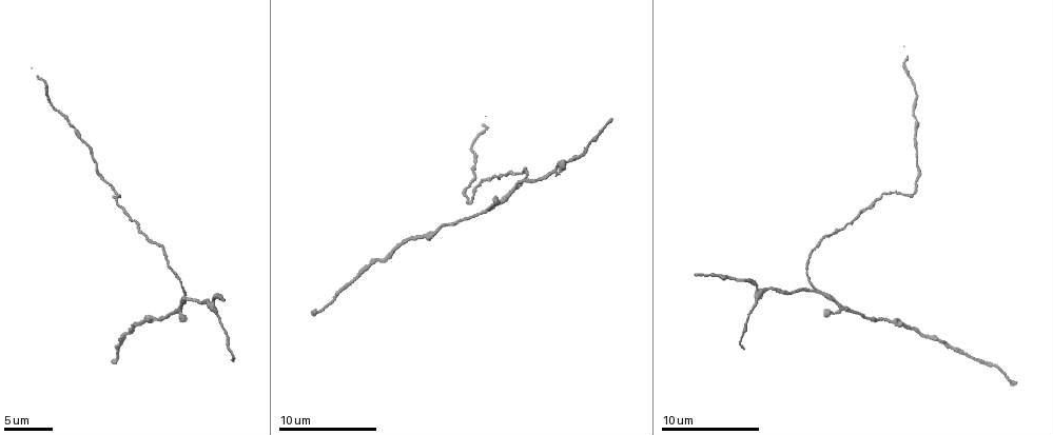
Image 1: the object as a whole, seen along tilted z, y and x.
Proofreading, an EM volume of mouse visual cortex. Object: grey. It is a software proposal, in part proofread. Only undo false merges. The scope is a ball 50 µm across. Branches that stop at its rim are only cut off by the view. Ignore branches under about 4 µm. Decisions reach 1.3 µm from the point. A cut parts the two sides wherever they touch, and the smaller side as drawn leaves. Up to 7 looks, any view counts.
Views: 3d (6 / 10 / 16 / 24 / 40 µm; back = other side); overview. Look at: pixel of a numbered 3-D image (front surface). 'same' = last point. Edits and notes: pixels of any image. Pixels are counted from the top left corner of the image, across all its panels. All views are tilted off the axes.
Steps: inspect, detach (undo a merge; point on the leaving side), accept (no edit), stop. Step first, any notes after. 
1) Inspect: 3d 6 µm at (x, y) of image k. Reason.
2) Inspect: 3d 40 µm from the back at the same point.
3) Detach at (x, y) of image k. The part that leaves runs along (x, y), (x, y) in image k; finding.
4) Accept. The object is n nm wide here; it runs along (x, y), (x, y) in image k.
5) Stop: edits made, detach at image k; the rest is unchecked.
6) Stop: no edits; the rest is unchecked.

Inspect: 3d 10 µm at (151, 319) of image 1. Calibre changes.

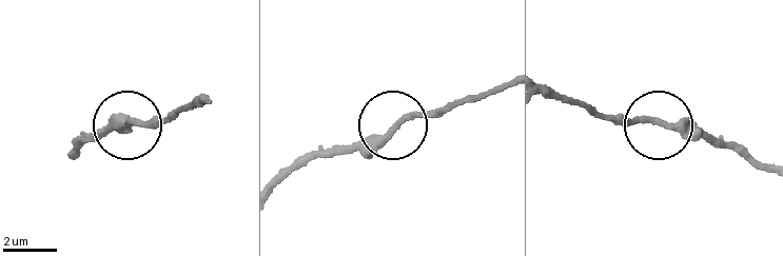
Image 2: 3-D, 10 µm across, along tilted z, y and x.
Accept. The object is 210 nm wide here; it runs along (506, 86), (412, 113), (346, 153) in image 2; one neuron here.

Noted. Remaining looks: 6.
Inspect: 3d 16 µm at (129, 333) of image 1. A narrow waist.

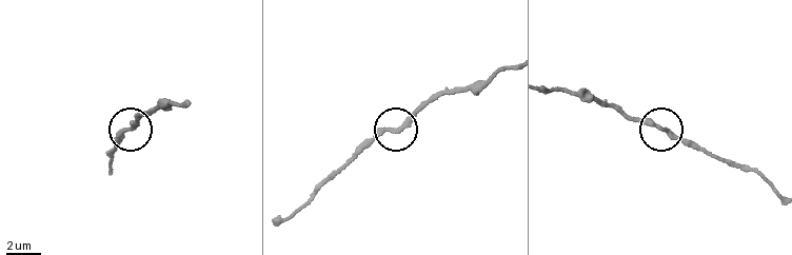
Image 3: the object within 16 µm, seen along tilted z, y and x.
Accept. The object is 250 nm wide here; it runs along (548, 89), (565, 89), (604, 100), (705, 152) in image 3; all the same neuron.

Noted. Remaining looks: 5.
Inspect: 3d 16 µm at (812, 290) of image 1. Arms part here.

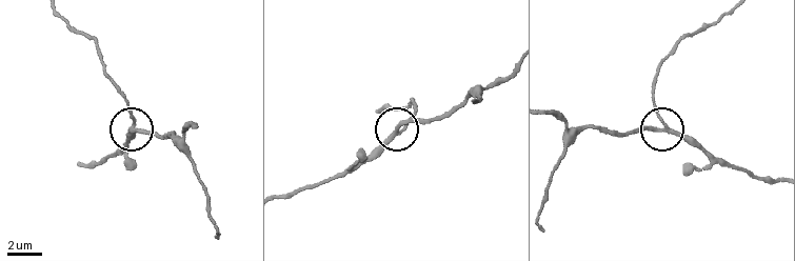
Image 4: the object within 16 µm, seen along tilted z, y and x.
Accept. Continuous, no second neuron.

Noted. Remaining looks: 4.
Inspect: 3d 6 µm at (214, 306) of image 1. Three arms meet.

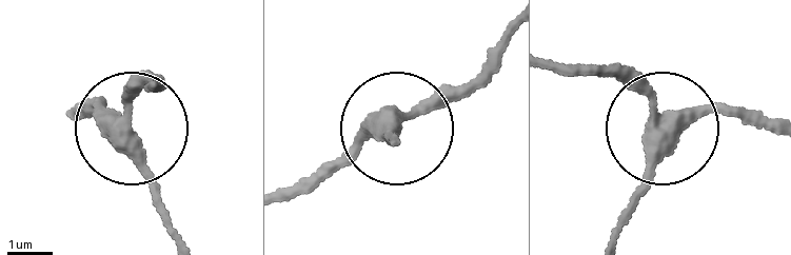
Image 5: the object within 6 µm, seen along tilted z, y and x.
Accept. The object is 360 nm wide here; all the same neuron.

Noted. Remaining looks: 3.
Stop: no edits; the rest is unchecked.

